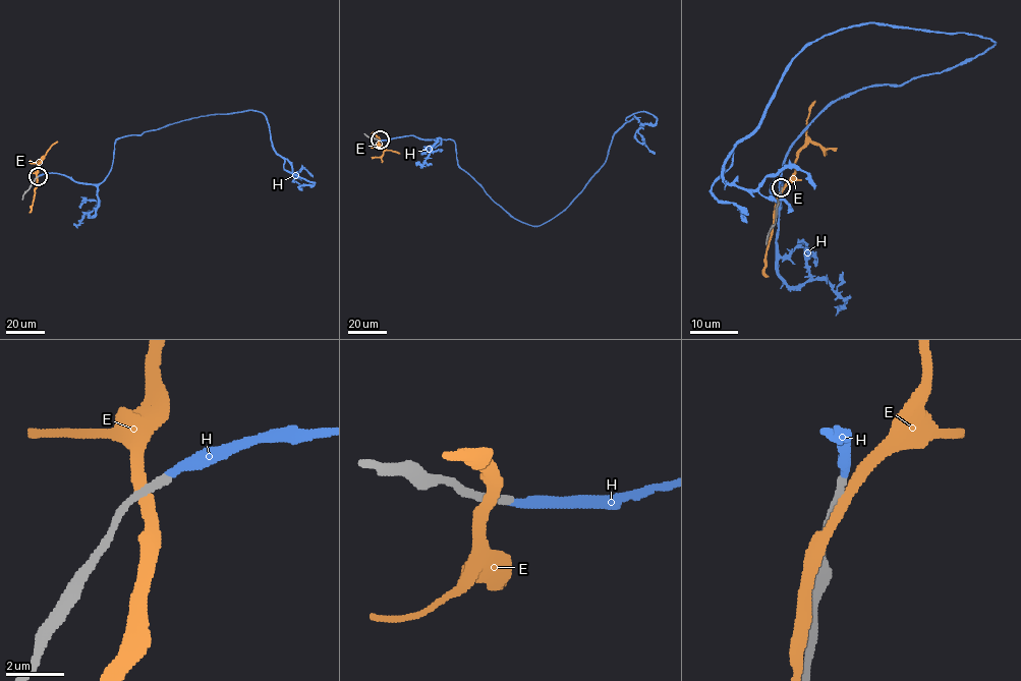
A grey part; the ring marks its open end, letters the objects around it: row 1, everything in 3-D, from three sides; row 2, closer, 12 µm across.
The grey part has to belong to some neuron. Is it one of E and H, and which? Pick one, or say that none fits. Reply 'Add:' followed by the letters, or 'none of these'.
Add: H

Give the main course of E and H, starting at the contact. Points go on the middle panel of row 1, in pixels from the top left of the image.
E: (379, 139), (385, 150), (399, 154)
H: (380, 139), (451, 138), (458, 165), (486, 193), (539, 226), (581, 191), (625, 118), (657, 119), (643, 125)

